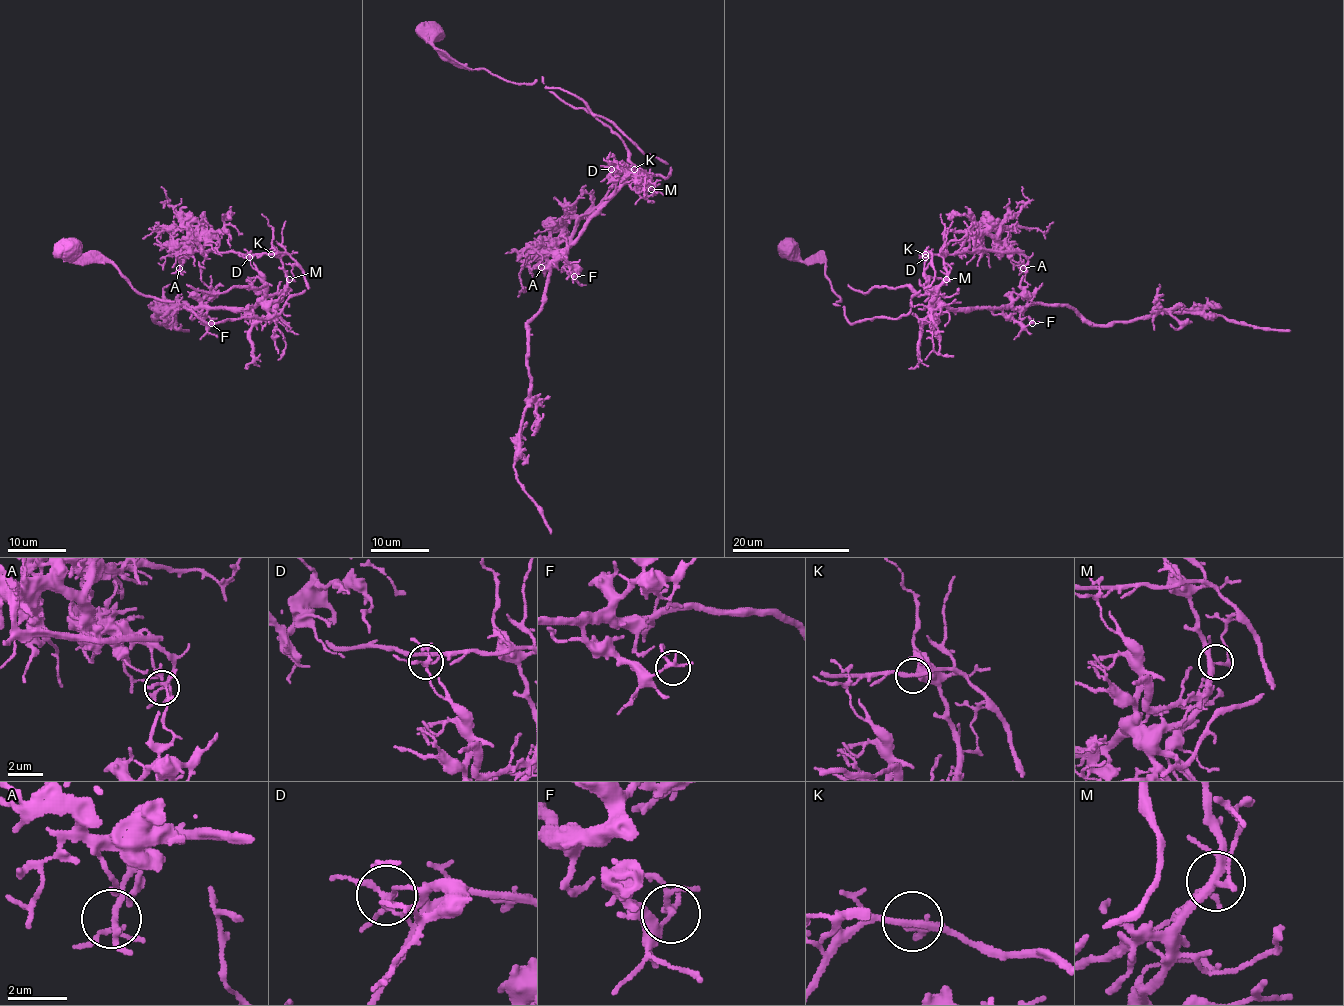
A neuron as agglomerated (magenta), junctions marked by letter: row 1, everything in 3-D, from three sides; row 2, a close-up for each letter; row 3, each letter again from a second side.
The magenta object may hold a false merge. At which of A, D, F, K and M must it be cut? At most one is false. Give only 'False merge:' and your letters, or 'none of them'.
False merge: D

